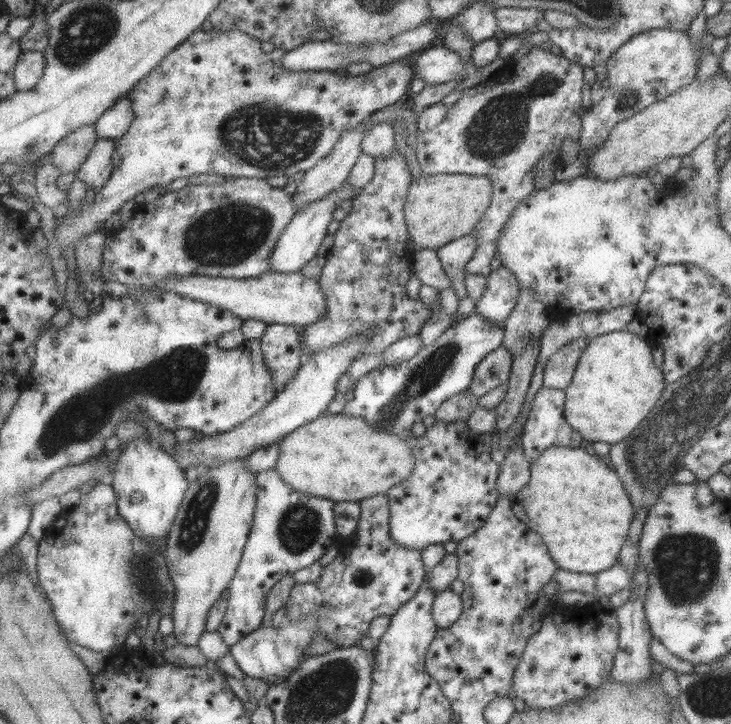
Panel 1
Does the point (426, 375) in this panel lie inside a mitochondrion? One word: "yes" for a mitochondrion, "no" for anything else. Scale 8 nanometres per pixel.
yes

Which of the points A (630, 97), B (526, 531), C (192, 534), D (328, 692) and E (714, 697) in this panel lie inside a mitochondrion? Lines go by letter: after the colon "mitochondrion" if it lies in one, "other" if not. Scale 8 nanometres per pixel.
A: mitochondrion
B: other
C: mitochondrion
D: mitochondrion
E: mitochondrion

